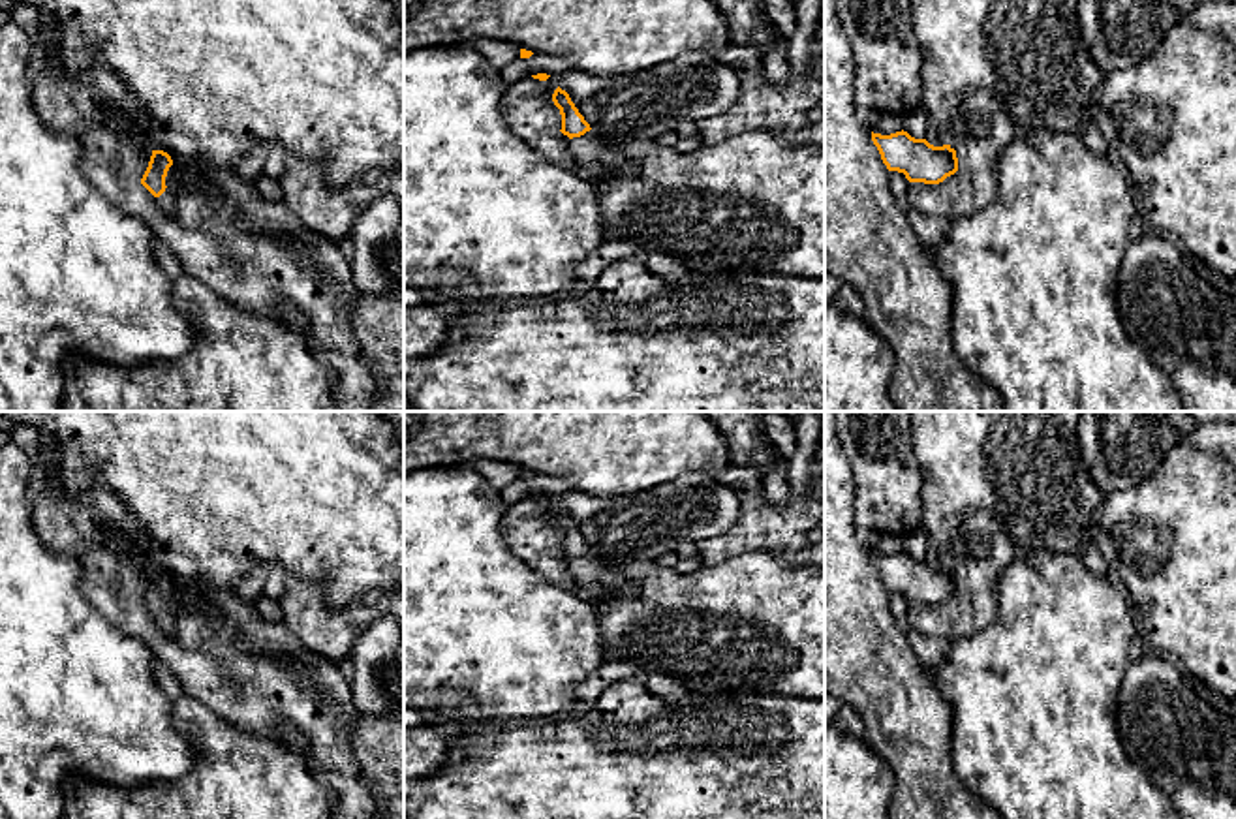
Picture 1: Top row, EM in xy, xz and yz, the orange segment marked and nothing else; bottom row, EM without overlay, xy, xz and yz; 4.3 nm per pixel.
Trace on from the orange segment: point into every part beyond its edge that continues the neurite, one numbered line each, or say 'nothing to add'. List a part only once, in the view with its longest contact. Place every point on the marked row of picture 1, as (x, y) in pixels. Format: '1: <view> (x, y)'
1: xy (168, 198)

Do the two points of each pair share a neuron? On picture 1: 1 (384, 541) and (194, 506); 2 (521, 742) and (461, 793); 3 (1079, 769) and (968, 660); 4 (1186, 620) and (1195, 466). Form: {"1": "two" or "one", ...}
{"1": "one", "2": "one", "3": "one", "4": "one"}

